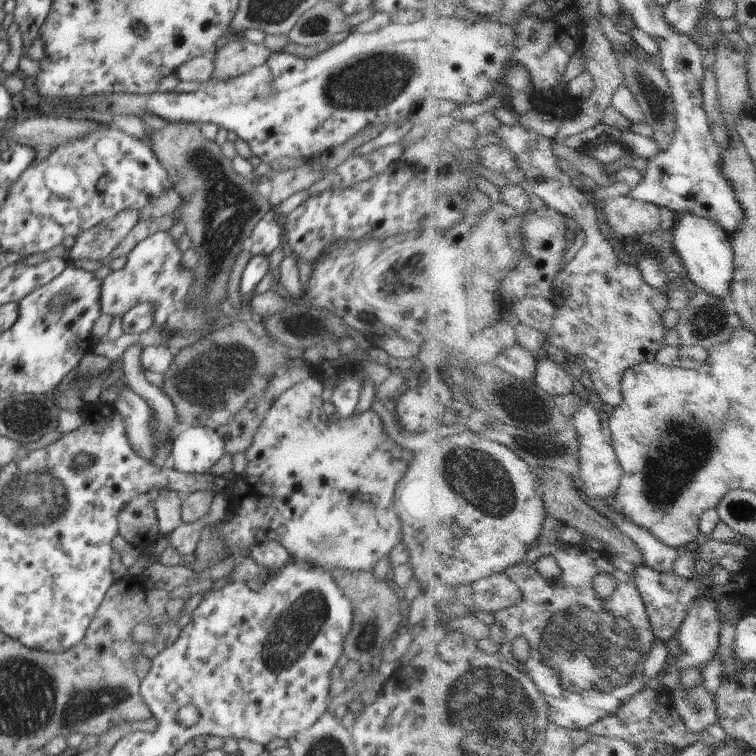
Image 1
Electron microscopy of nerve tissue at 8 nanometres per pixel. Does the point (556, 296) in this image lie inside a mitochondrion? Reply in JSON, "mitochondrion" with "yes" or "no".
{"mitochondrion":"no"}

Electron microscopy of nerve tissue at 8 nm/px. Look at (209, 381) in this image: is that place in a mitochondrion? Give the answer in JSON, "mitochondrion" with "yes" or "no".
{"mitochondrion":"yes"}

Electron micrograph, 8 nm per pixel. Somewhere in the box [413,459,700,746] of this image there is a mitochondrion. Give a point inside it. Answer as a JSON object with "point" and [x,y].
{"point":[593,648]}

